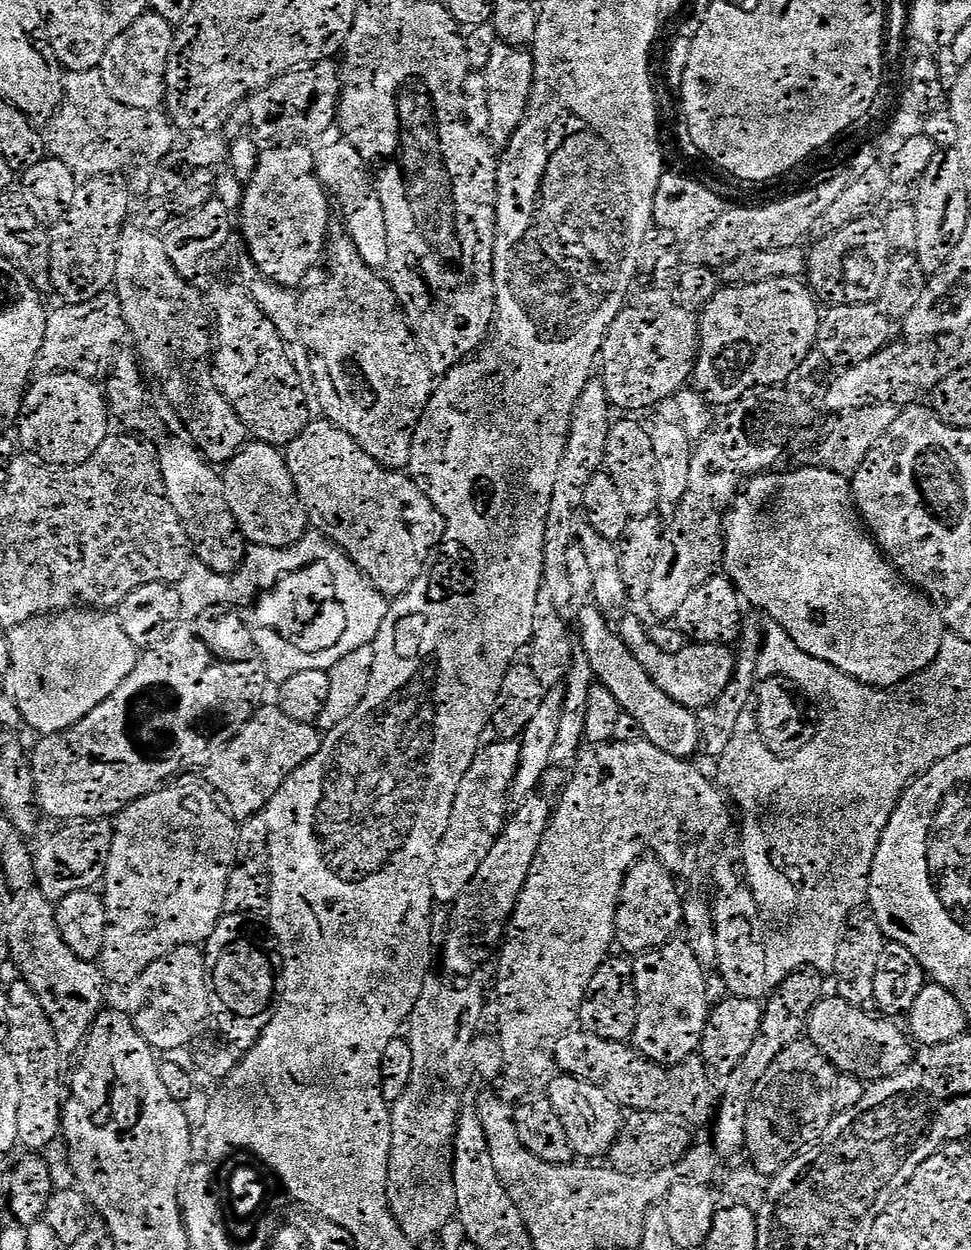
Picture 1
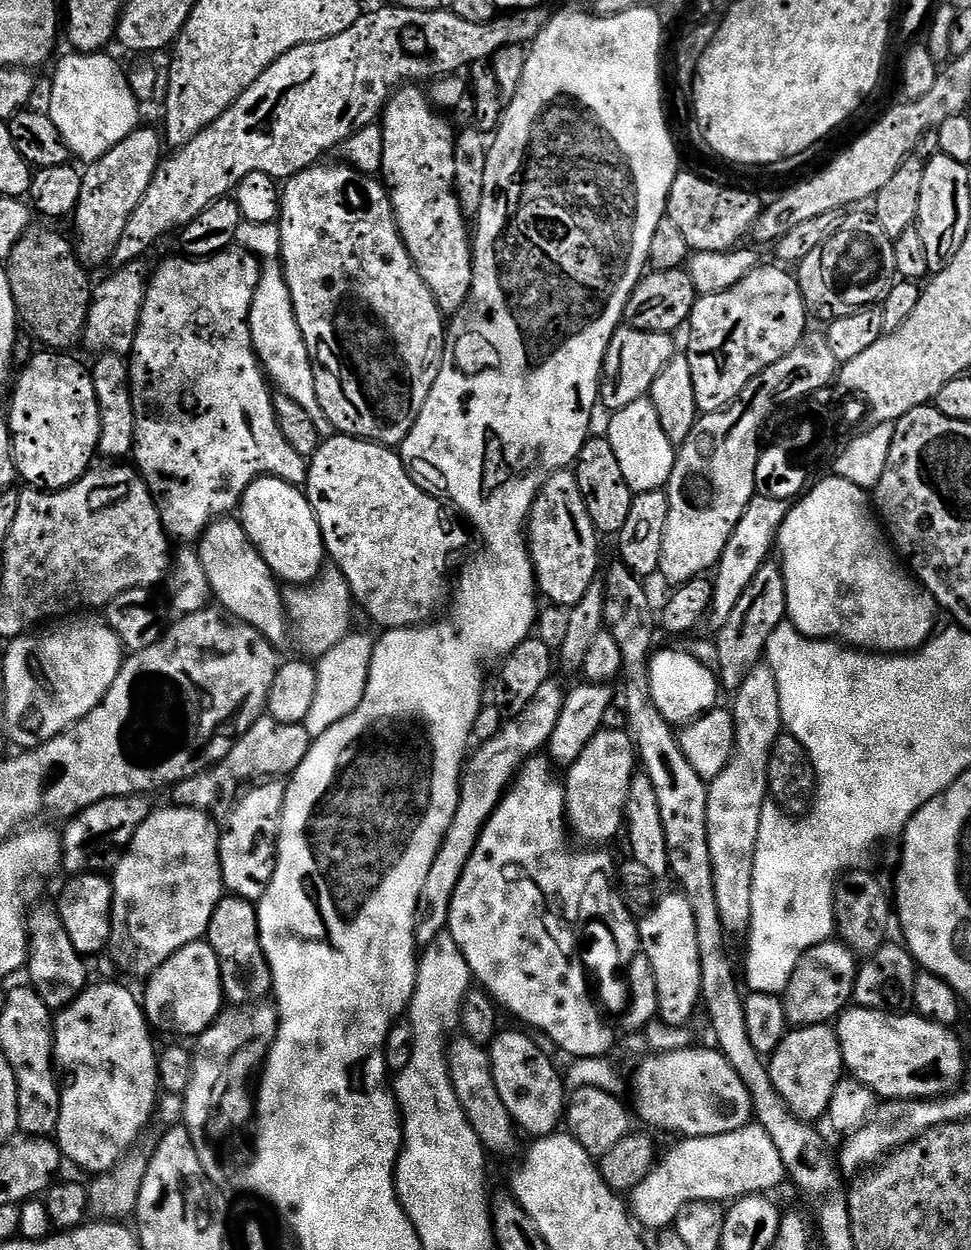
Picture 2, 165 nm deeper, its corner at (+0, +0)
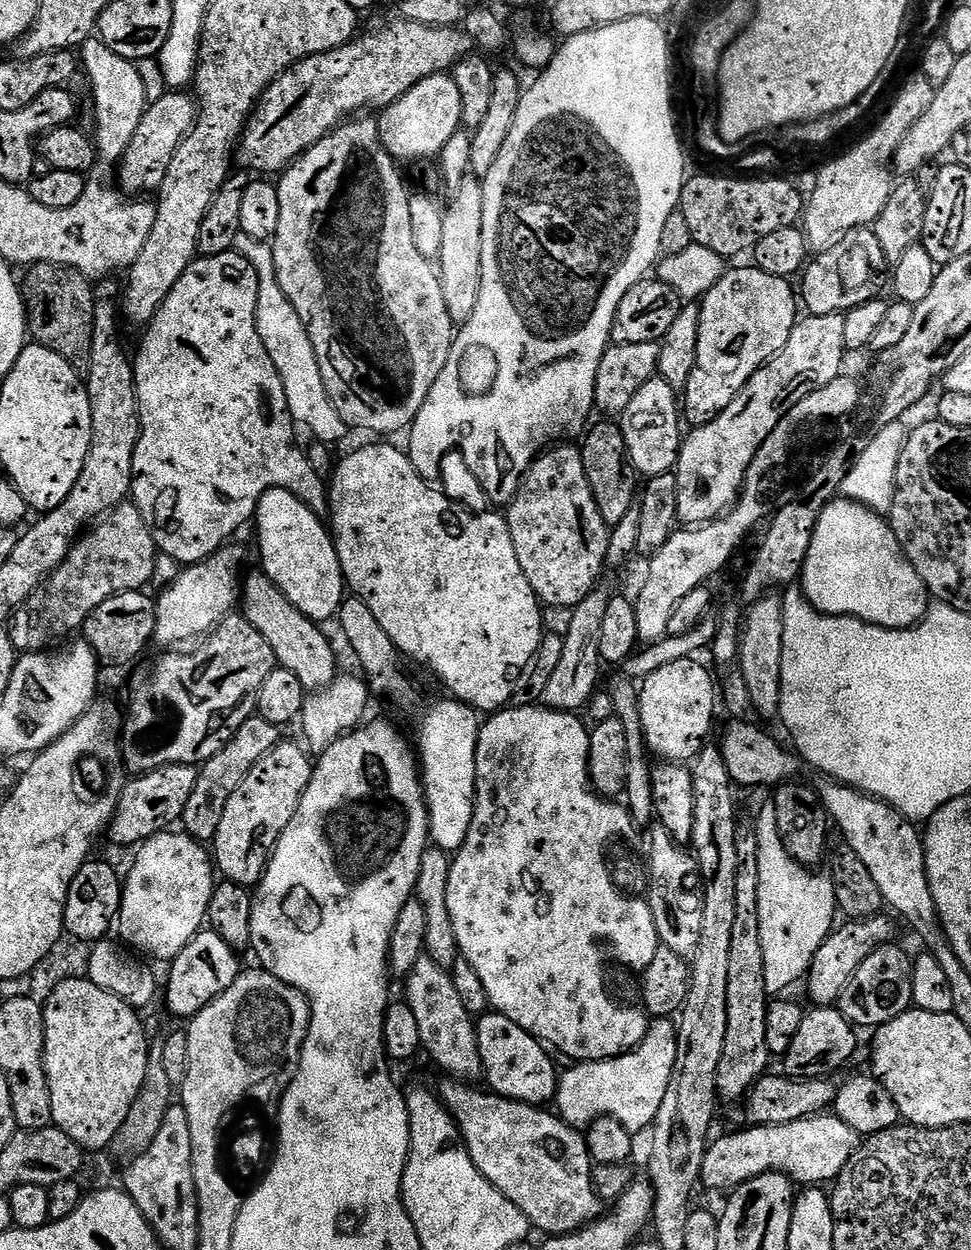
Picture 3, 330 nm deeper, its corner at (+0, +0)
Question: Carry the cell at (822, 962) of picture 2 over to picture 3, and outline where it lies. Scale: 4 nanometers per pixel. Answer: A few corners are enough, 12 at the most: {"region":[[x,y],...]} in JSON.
{"region":[[887,915],[844,922],[808,967],[816,1006],[839,1001],[875,948],[889,943]]}

